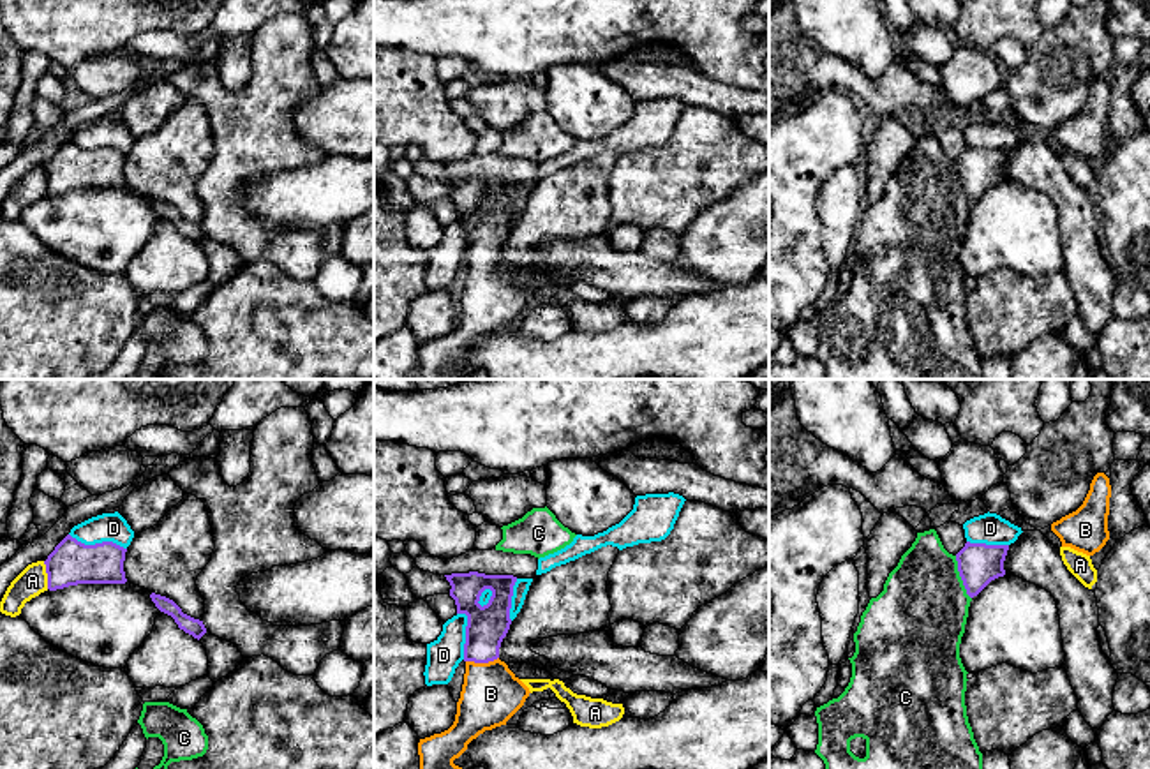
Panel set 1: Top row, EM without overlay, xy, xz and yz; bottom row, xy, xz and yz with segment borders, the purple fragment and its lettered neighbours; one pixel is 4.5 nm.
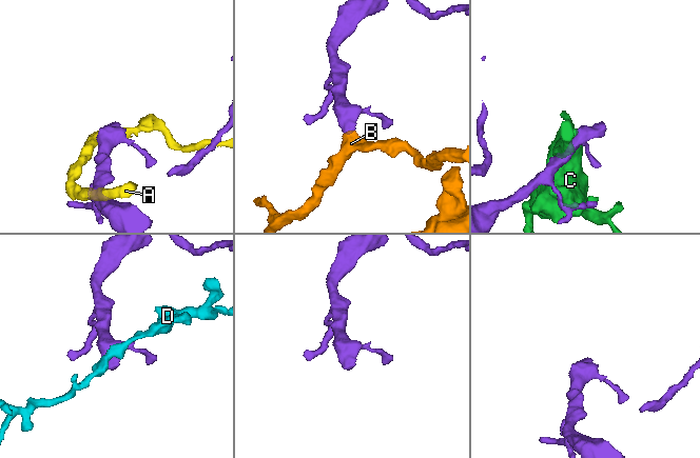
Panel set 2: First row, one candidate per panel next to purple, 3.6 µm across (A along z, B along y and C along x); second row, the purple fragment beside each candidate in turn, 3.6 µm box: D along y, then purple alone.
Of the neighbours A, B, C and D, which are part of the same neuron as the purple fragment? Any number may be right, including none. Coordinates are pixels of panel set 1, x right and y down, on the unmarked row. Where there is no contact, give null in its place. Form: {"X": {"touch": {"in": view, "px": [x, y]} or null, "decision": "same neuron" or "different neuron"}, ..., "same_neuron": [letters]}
{"A": {"touch": {"in": "xy", "px": [48, 180]}, "decision": "different neuron"}, "B": {"touch": {"in": "xz", "px": [482, 267]}, "decision": "same neuron"}, "C": {"touch": {"in": "yz", "px": [960, 180]}, "decision": "different neuron"}, "D": {"touch": {"in": "xy", "px": [97, 149]}, "decision": "different neuron"}, "same_neuron": ["B"]}

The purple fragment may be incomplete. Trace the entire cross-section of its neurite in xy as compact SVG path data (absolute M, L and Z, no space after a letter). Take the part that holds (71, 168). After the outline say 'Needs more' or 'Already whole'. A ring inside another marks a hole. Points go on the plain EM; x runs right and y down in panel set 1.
M67 139L44 166L48 194L56 196L78 189L125 189L127 153L102 146L85 150Z. Already whole

